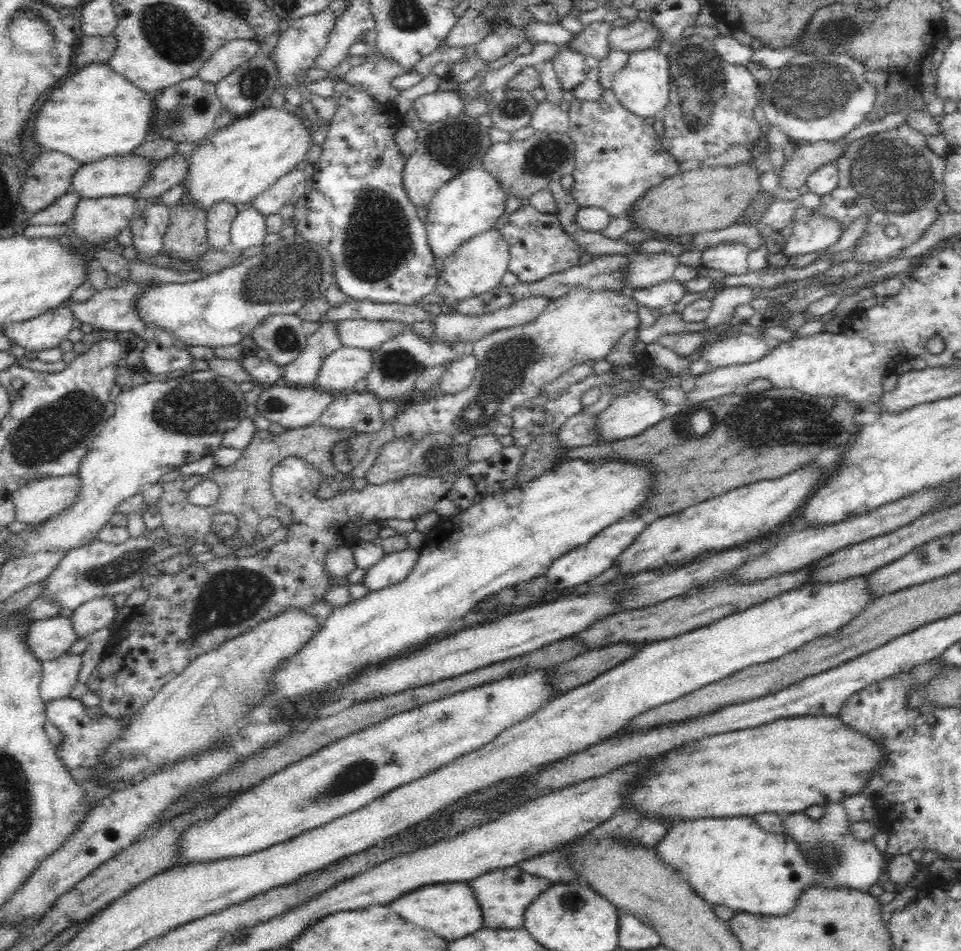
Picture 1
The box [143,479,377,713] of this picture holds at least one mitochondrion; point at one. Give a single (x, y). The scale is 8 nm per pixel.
(233, 597)

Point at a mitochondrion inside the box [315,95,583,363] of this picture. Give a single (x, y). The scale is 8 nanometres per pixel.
(379, 239)

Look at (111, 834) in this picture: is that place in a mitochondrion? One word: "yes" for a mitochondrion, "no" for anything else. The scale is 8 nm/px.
no

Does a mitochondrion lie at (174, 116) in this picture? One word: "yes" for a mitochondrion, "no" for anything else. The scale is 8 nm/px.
yes

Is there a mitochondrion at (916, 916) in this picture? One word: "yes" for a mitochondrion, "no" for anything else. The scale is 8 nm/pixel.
no

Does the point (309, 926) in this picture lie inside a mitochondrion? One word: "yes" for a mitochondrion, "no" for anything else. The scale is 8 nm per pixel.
no

